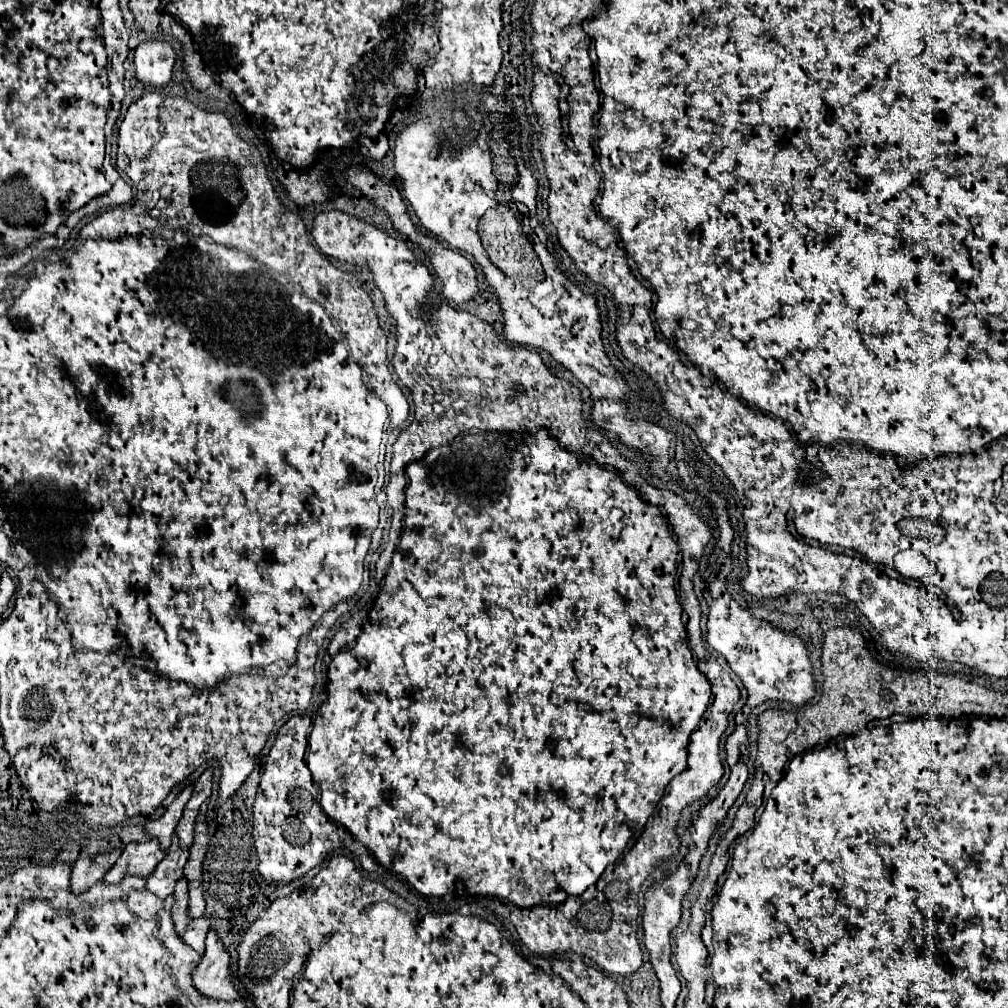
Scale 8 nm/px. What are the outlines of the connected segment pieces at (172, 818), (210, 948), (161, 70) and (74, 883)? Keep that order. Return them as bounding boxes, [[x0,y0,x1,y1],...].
[[146,785,192,851],[194,929,238,1001],[134,41,176,87],[70,851,116,893]]

